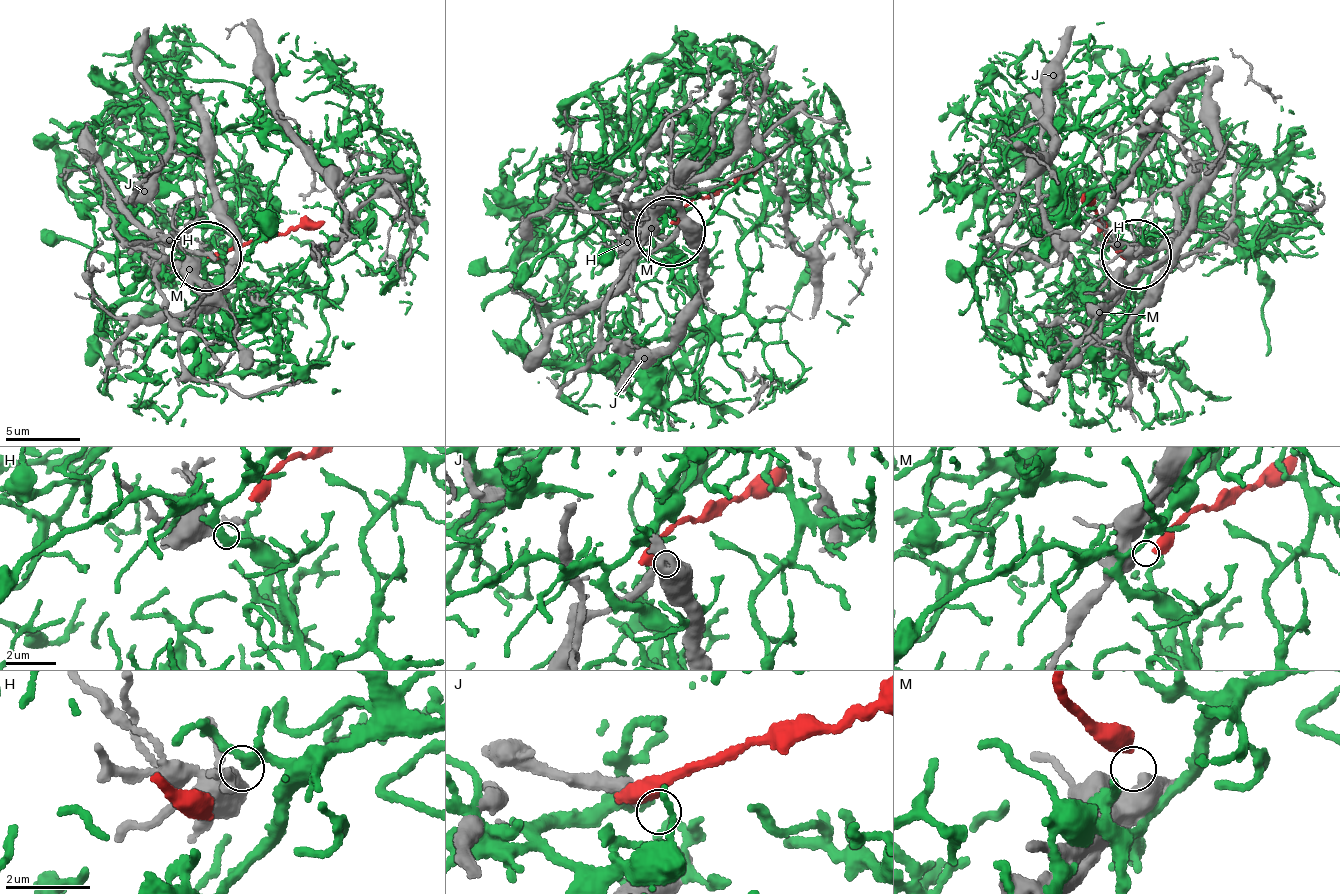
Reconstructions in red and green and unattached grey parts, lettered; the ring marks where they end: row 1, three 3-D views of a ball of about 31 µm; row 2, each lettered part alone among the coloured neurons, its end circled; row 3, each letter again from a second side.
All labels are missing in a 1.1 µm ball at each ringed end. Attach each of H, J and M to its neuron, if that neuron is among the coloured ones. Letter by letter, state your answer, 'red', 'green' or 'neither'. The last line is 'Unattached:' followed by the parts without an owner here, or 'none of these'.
H: green
J: neither
M: red
Unattached: J

